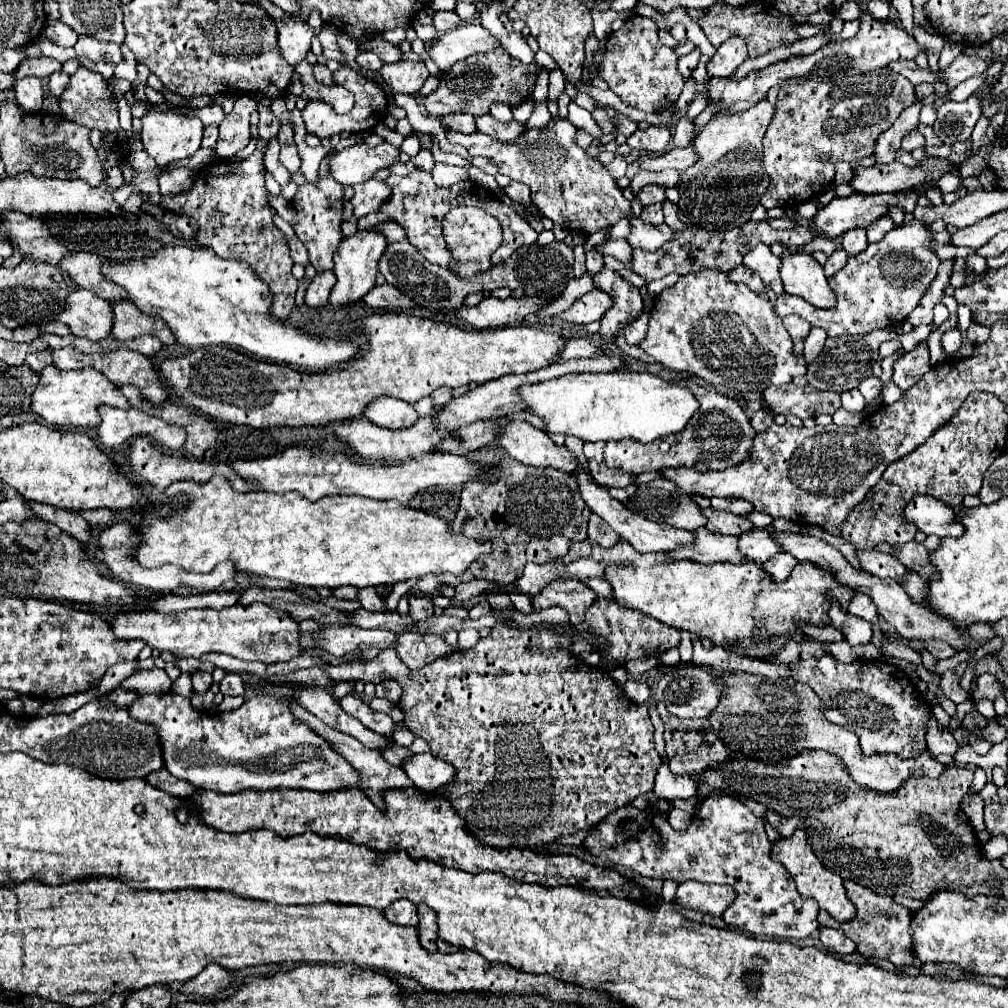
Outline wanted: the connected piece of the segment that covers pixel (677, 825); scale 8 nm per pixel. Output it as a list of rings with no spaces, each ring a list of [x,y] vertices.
[[[671,809],[667,821],[669,821],[669,825],[671,825],[673,829],[677,829],[677,831],[685,831],[685,829],[689,827],[691,815],[687,815],[687,813],[681,811],[681,809]]]

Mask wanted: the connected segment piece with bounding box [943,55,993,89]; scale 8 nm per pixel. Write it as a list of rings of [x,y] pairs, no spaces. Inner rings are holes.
[[[959,55],[945,71],[945,79],[947,79],[947,89],[953,89],[955,85],[959,85],[961,81],[975,77],[975,75],[983,75],[985,69],[991,65],[993,61],[985,61],[981,57],[969,57],[969,55]]]

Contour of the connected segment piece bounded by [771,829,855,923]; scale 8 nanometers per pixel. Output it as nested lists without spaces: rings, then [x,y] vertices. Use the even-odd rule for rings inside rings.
[[[797,829],[791,839],[779,839],[777,843],[773,843],[771,859],[779,861],[781,865],[785,865],[785,869],[791,873],[799,893],[803,897],[811,897],[813,901],[817,901],[819,909],[825,909],[831,917],[835,917],[841,923],[851,921],[855,917],[855,907],[851,905],[851,901],[845,895],[843,879],[837,873],[833,873],[833,871],[823,867],[823,863],[817,859],[817,855],[813,853],[811,845],[807,843],[807,833],[803,829]]]

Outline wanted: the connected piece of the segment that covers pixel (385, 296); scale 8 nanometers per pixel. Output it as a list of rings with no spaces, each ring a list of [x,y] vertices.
[[[383,283],[375,285],[365,297],[363,303],[375,311],[413,311],[417,305],[405,297],[397,287]]]

